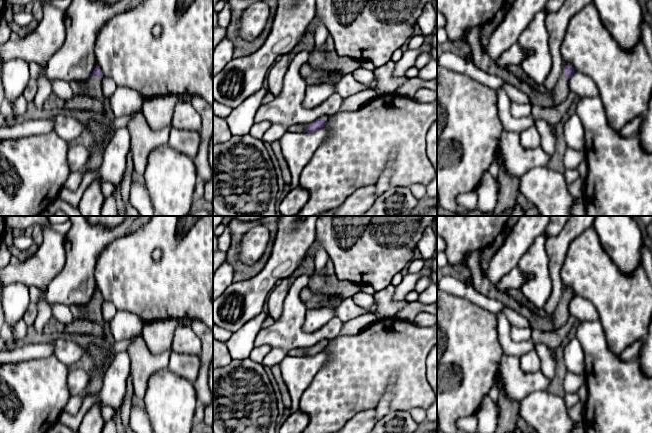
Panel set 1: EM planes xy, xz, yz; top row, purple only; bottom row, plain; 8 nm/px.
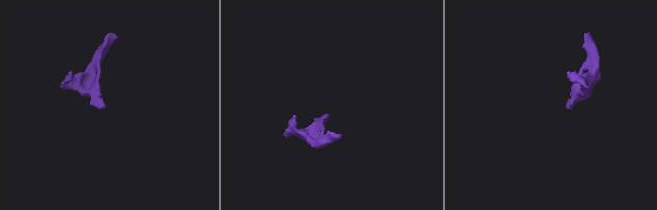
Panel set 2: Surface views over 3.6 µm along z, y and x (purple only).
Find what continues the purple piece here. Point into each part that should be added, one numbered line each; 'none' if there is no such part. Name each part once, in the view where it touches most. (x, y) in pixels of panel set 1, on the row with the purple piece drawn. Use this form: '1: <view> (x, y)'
1: xy (92, 87)

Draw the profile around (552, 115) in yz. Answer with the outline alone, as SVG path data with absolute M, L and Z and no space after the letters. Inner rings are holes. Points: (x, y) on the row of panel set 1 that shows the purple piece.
M571 93L568 95L566 100L559 104L556 107L536 107L533 106L532 110L532 116L536 120L544 120L548 124L555 126L557 125L560 120L563 118L563 116L566 114L568 111L568 108L570 104L576 99L576 95L574 93Z

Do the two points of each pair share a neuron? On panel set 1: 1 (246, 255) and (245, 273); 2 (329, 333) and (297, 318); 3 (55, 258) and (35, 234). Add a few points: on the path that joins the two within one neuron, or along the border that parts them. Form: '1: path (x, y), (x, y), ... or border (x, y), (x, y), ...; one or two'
1: border (265, 250), (252, 264), (243, 264), (238, 259); two
2: path (319, 334), (305, 335), (298, 328); one
3: border (37, 226), (42, 232), (42, 242), (38, 247); two

